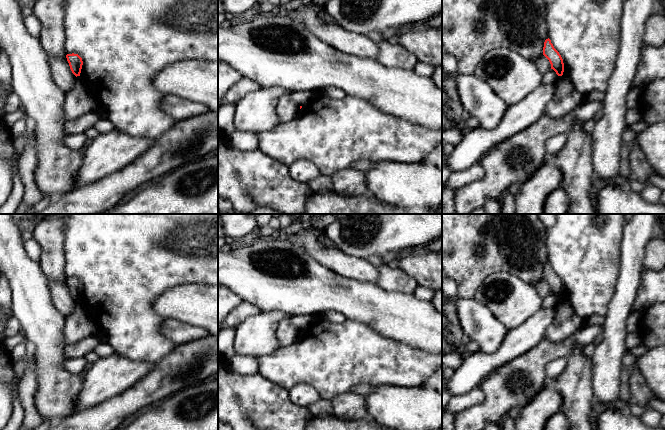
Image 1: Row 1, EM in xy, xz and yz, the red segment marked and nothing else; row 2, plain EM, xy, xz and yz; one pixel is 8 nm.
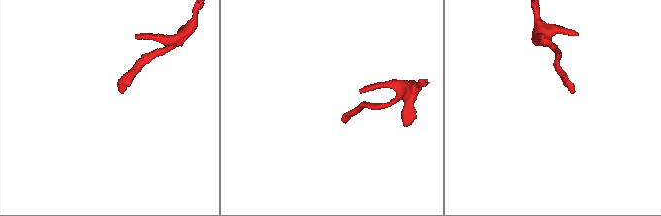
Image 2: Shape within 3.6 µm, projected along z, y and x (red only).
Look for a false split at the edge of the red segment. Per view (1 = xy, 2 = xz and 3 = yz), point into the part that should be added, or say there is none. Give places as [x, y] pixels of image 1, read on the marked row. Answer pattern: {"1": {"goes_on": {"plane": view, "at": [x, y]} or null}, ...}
{"1": {"goes_on": null}, "2": {"goes_on": null}, "3": {"goes_on": null}}

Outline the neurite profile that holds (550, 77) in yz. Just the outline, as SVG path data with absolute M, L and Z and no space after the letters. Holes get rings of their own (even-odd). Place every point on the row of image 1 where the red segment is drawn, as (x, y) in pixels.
M549 69L543 74L542 84L549 85L554 84L558 80L559 76L553 69Z

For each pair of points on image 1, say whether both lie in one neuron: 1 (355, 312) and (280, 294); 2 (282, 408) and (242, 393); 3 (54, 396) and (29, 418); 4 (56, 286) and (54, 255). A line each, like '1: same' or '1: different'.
1: same
2: same
3: different
4: different

